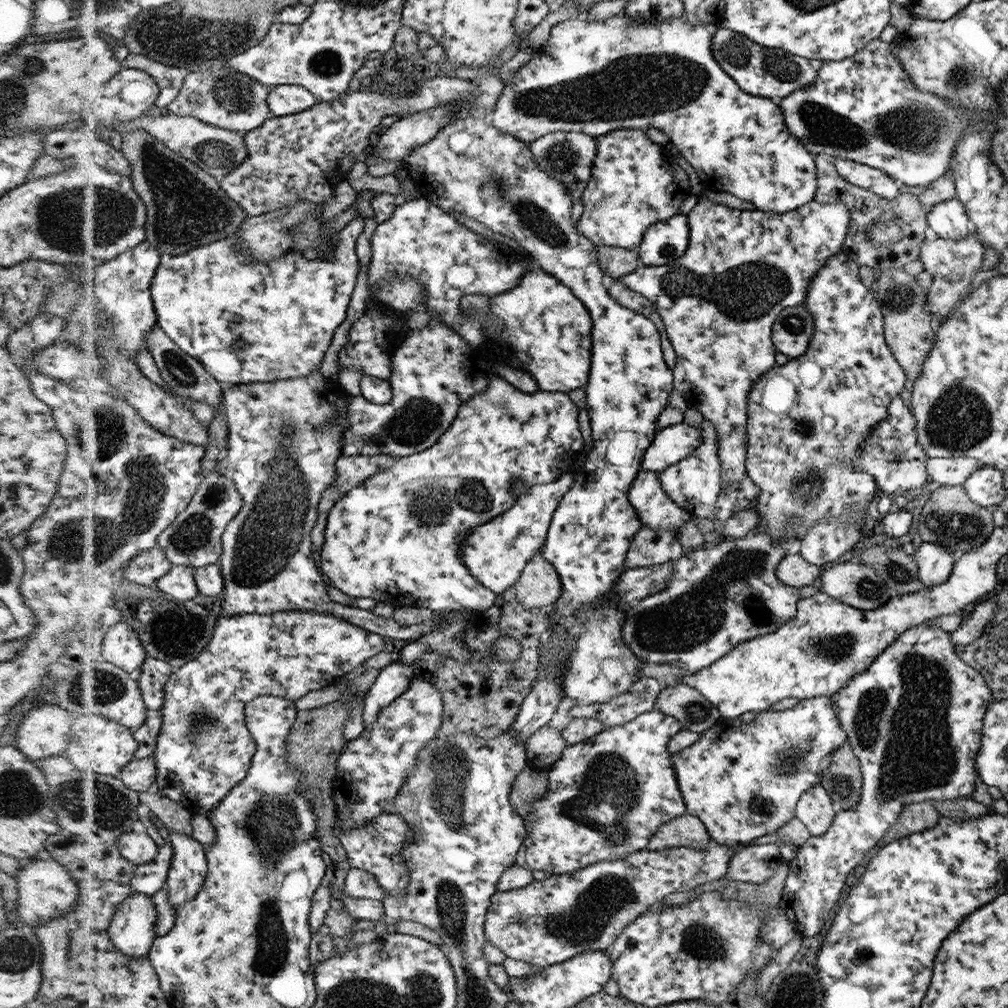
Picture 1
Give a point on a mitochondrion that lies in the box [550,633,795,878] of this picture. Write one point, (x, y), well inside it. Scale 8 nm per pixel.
(609, 789)

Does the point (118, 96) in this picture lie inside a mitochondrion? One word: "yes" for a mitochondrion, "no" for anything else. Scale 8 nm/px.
no

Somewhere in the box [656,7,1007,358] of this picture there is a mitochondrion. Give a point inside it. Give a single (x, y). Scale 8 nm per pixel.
(919, 130)

